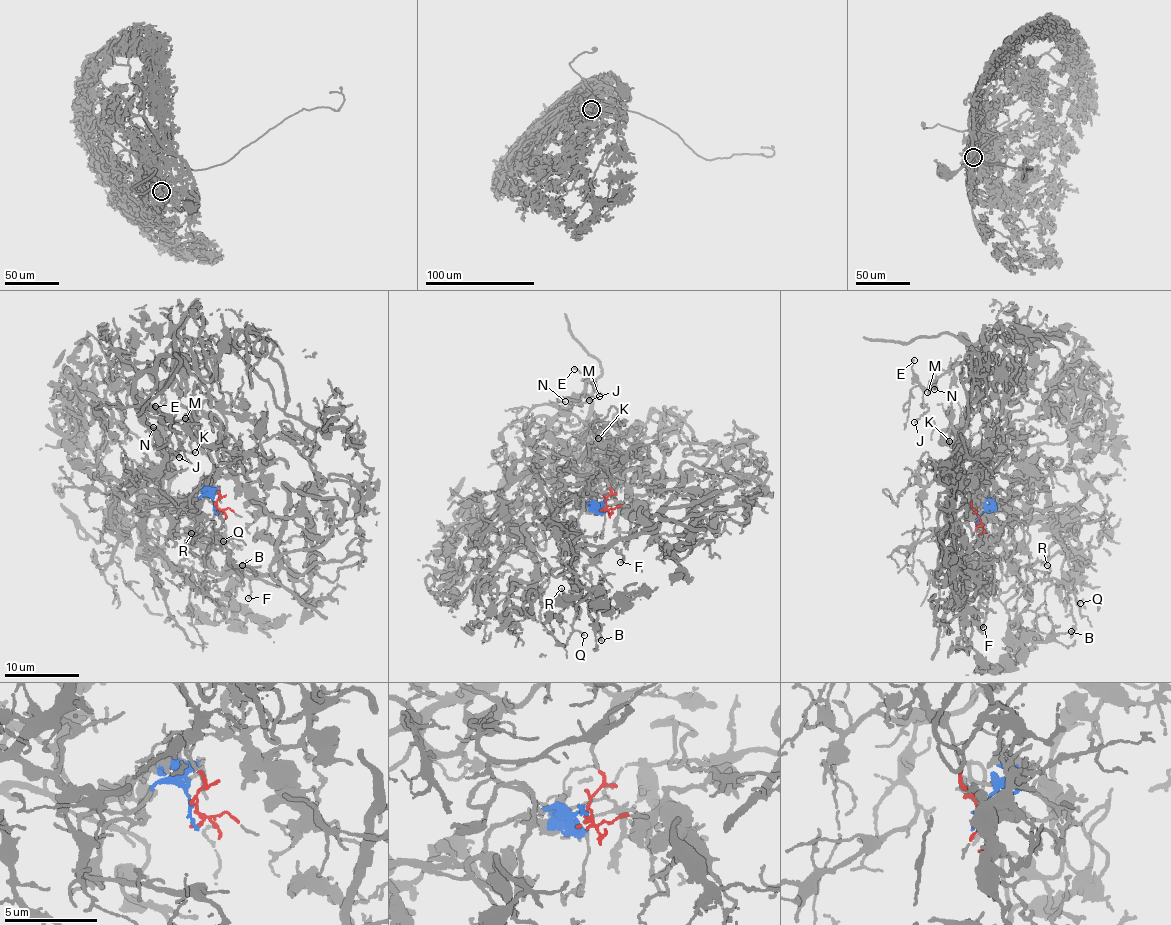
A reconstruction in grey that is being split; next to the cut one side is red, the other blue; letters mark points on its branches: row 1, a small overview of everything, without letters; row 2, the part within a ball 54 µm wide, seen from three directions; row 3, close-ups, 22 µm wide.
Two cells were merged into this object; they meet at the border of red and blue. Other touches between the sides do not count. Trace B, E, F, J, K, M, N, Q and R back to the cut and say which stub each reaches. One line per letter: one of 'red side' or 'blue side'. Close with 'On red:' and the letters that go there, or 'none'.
B: blue side
E: red side
F: blue side
J: red side
K: red side
M: red side
N: red side
Q: blue side
R: blue side
On red: E, J, K, M, N

